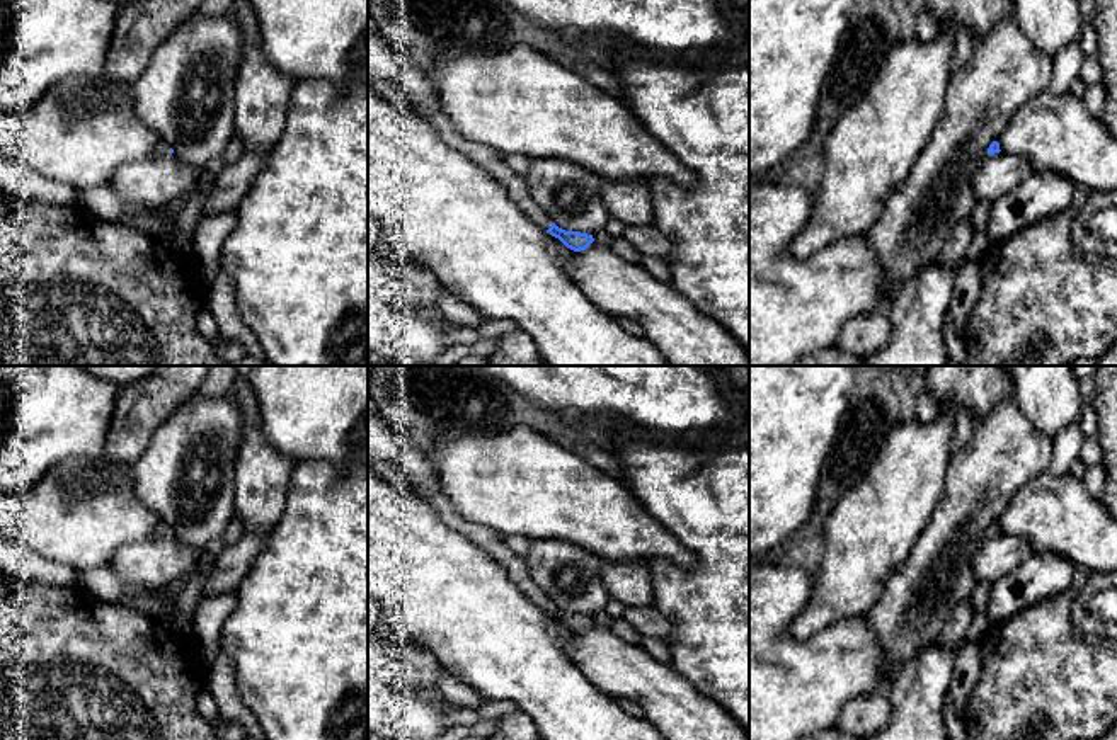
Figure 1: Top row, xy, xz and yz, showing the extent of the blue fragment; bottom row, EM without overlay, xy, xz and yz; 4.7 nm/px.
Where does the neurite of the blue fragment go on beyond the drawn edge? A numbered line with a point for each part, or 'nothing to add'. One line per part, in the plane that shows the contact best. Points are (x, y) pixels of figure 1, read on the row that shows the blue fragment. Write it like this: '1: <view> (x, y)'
1: xz (487, 159)

